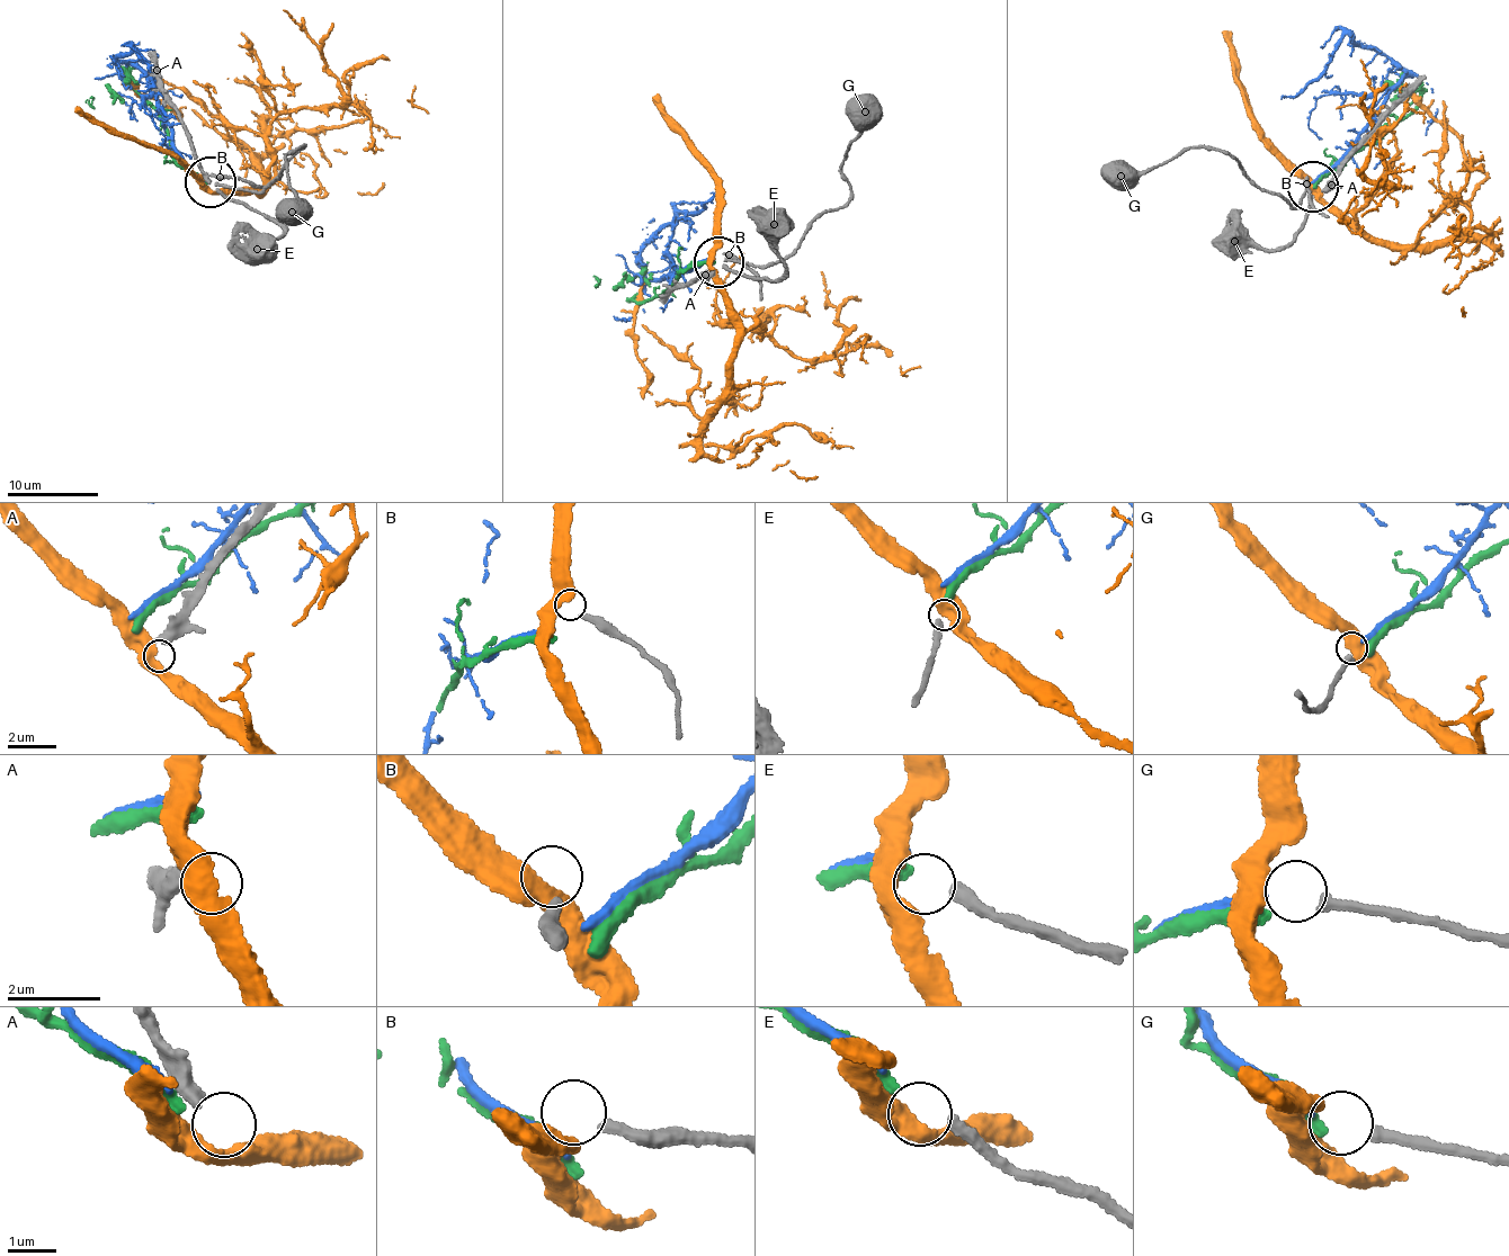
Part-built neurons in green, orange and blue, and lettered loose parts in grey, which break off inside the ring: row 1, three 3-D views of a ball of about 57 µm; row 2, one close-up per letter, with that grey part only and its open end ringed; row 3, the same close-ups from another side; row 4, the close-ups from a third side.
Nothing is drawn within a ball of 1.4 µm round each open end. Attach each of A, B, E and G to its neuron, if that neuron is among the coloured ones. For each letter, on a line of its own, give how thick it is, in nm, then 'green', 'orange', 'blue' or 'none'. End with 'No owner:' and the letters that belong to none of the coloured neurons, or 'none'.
A: 420 nm thick; none
B: 240 nm thick; none
E: 280 nm thick; green
G: 240 nm thick; blue
No owner: A, B

